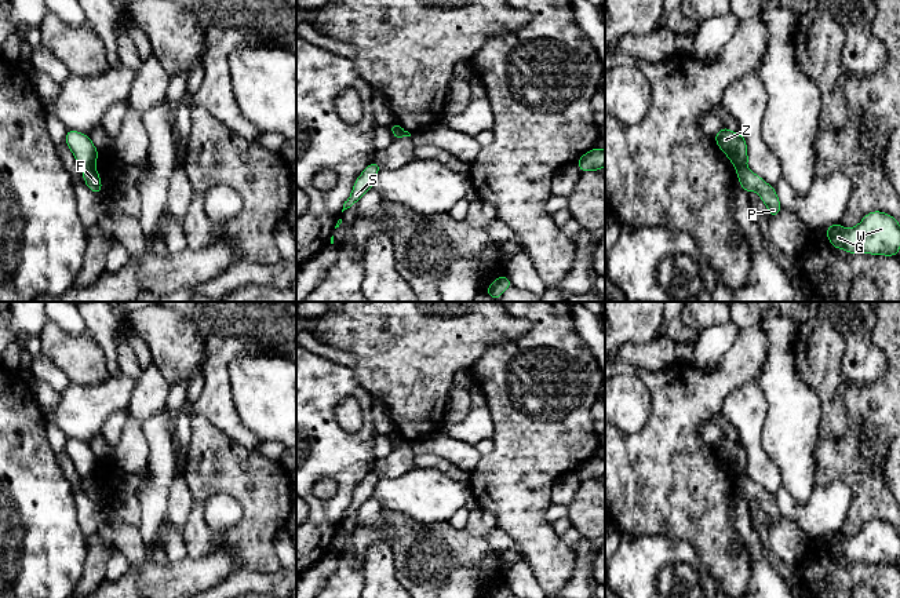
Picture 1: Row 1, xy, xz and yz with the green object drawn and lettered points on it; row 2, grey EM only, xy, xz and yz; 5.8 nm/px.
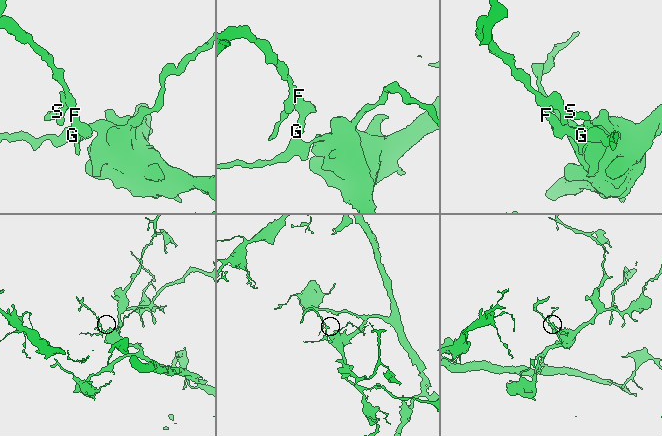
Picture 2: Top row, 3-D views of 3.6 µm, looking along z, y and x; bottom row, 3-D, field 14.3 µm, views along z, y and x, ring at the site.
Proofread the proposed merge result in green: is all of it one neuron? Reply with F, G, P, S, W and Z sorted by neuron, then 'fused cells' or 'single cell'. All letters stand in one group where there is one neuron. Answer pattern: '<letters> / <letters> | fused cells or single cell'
F G P W / S Z | fused cells

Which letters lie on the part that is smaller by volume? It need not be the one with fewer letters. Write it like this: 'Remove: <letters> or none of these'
Remove: S, Z

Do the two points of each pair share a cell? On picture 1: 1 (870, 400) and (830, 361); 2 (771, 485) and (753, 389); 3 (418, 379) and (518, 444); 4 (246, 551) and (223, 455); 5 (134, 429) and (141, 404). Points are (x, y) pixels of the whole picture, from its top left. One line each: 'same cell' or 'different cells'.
1: same cell
2: same cell
3: different cells
4: same cell
5: different cells

